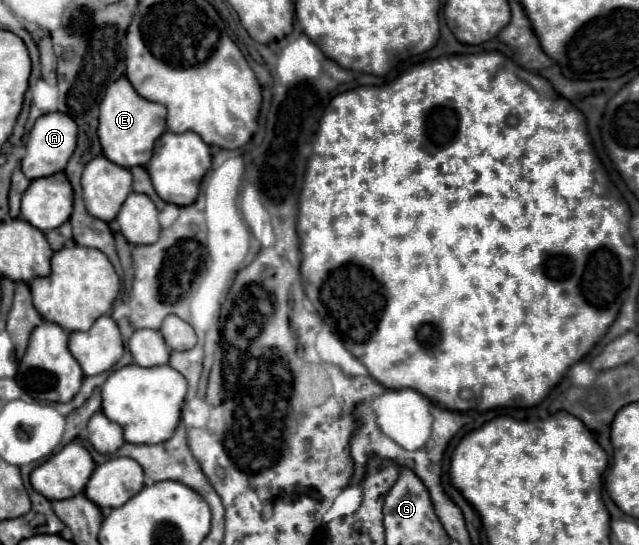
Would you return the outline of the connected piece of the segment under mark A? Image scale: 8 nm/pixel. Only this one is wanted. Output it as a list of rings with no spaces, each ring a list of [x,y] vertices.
[[[48,113],[38,117],[34,127],[28,133],[28,143],[26,143],[26,155],[22,159],[22,171],[28,179],[38,179],[38,177],[48,177],[54,173],[64,171],[68,159],[72,157],[78,141],[78,125],[76,121],[66,115],[66,113]]]

